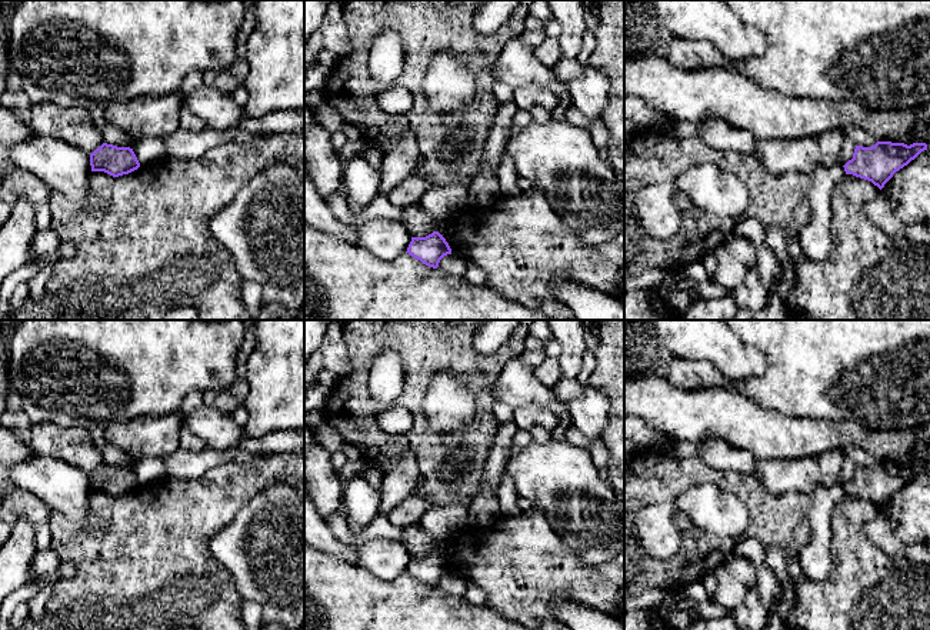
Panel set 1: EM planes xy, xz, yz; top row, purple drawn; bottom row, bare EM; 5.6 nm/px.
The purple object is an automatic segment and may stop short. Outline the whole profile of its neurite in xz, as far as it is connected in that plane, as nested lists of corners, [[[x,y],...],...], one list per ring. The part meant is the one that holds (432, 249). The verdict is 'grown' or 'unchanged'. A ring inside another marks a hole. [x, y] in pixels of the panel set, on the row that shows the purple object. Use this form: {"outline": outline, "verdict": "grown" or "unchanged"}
{"outline": [[[433,231],[426,237],[411,237],[406,253],[426,266],[437,269],[440,260],[451,254],[451,249],[439,231]]], "verdict": "unchanged"}

